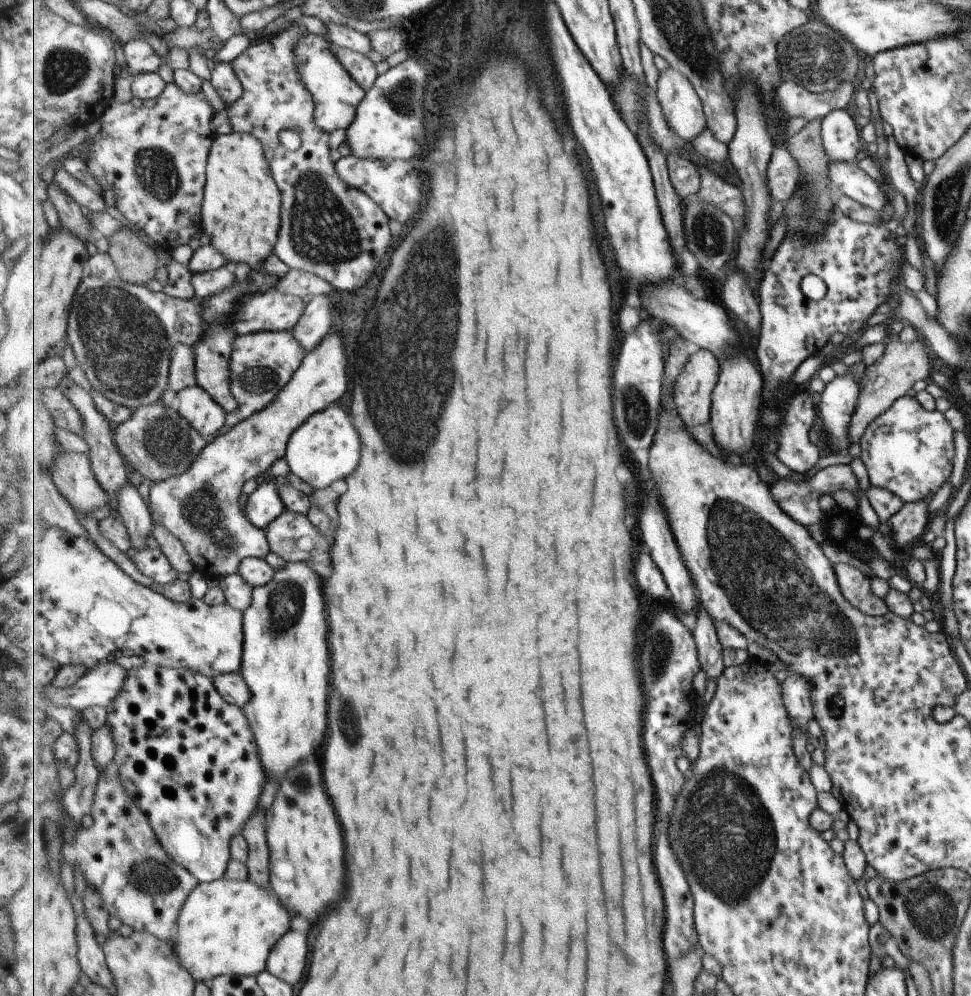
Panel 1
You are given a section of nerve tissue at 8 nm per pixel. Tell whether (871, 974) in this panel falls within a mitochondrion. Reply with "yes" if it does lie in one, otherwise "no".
no

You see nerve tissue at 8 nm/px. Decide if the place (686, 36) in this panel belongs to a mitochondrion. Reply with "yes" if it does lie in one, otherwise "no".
yes

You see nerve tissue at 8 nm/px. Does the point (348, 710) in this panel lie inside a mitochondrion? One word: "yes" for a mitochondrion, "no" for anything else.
yes

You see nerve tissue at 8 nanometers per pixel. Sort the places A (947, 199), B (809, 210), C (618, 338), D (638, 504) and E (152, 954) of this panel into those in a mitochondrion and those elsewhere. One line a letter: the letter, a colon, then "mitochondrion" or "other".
A: mitochondrion
B: mitochondrion
C: other
D: other
E: other

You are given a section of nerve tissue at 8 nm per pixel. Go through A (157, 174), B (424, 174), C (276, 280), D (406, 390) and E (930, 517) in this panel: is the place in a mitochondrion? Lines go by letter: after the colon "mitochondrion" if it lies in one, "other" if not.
A: mitochondrion
B: other
C: other
D: mitochondrion
E: other

